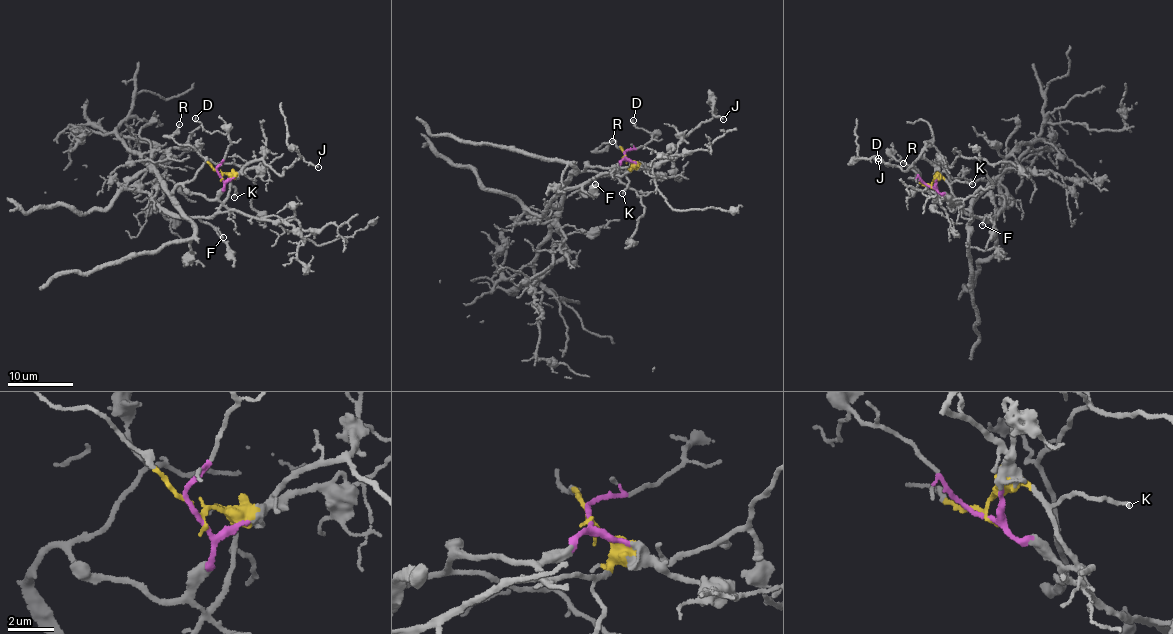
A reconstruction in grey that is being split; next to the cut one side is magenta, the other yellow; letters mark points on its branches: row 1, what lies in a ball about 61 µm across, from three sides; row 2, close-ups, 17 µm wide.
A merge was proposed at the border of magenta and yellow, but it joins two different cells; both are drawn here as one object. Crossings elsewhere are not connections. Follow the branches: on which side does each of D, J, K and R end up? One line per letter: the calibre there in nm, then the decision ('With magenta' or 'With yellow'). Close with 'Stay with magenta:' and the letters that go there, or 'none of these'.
D: Thickness 110 nm. With magenta
J: Thickness 110 nm. With yellow
K: Thickness 180 nm. With yellow
R: Thickness 130 nm. With yellow
Stay with magenta: D

